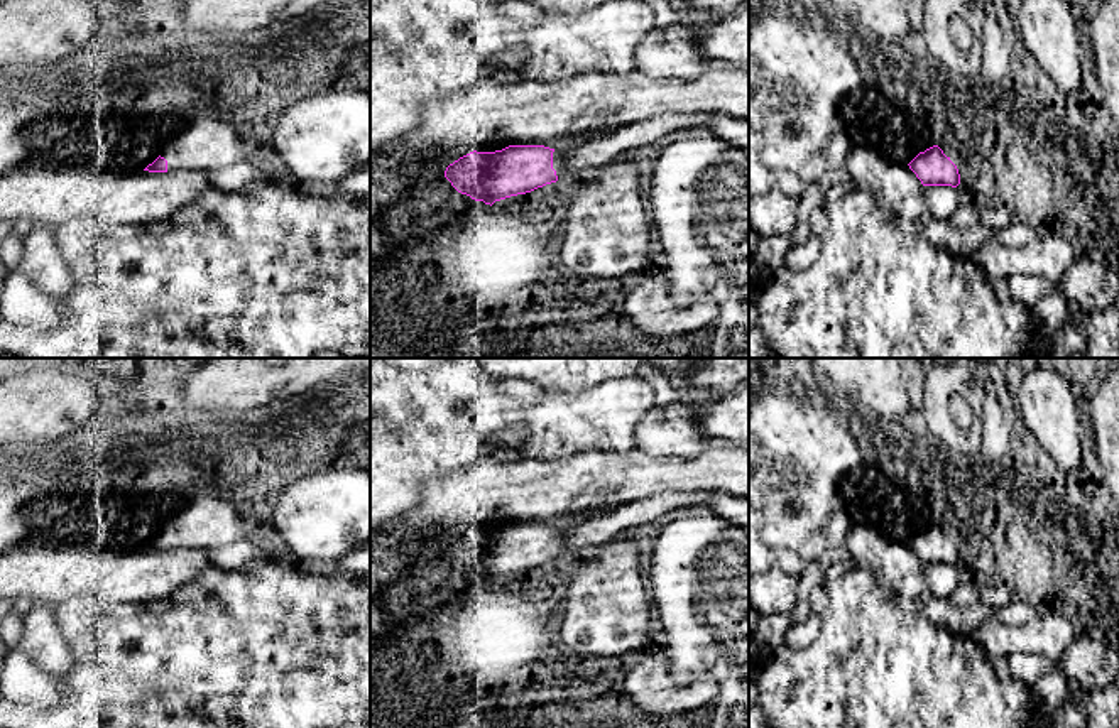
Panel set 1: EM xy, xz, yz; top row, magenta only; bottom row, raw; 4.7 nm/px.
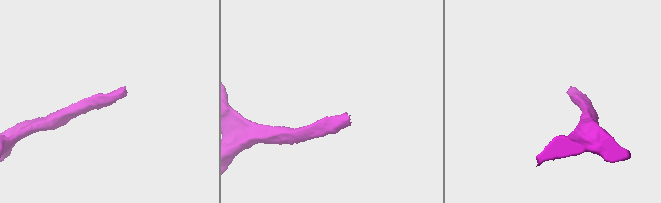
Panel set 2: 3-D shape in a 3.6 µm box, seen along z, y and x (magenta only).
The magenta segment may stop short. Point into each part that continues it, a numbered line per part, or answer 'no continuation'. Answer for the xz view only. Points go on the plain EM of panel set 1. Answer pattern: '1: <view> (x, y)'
1: xz (560, 534)

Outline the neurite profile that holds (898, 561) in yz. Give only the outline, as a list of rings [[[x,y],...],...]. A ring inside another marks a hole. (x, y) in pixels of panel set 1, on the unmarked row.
[[[859,524],[852,525],[847,544],[852,561],[881,568],[908,600],[916,600],[928,588],[925,564],[909,544],[891,541],[876,529]]]

